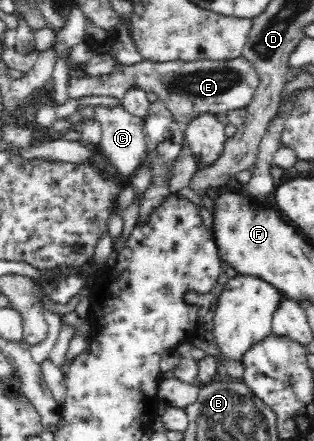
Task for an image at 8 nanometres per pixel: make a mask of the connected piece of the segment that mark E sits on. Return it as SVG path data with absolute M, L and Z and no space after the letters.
M239 56L237 58L233 58L231 60L220 60L220 61L212 61L209 59L203 59L203 60L196 60L193 62L187 62L187 61L169 61L166 63L153 63L150 60L143 59L141 62L138 62L137 64L131 64L131 65L124 65L121 63L117 63L115 65L115 68L113 68L113 72L107 75L102 76L82 76L81 78L77 78L75 76L68 78L68 84L67 84L67 92L69 93L70 98L79 99L82 96L112 96L113 98L123 98L123 94L129 90L129 88L137 87L141 90L154 92L159 99L161 99L163 102L165 102L166 107L171 111L171 114L173 115L173 118L180 124L180 128L182 130L185 130L186 126L189 124L189 121L191 119L197 118L197 116L209 113L212 115L219 115L219 114L225 114L227 115L229 110L235 110L235 109L246 109L247 106L249 106L249 103L253 100L255 91L257 90L257 87L259 86L260 78L259 73L256 71L256 68L246 59L244 56Z

